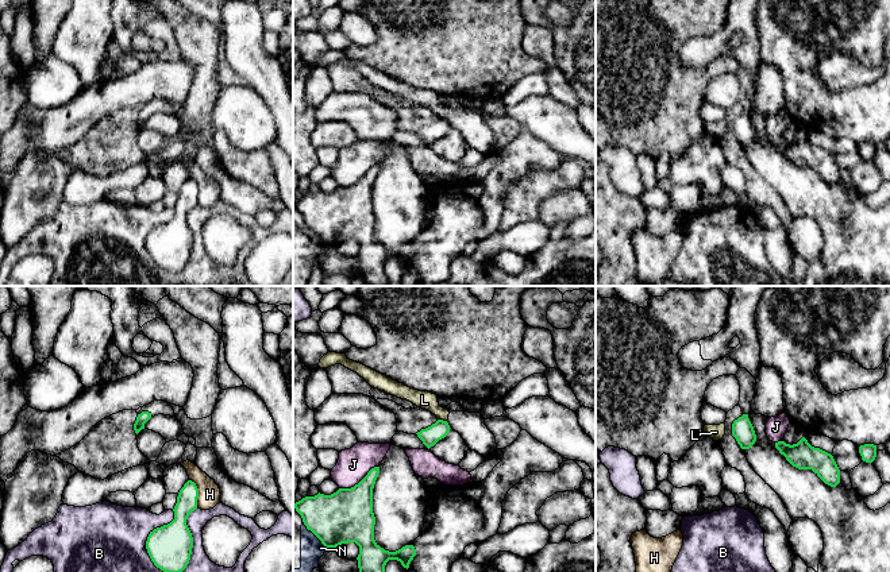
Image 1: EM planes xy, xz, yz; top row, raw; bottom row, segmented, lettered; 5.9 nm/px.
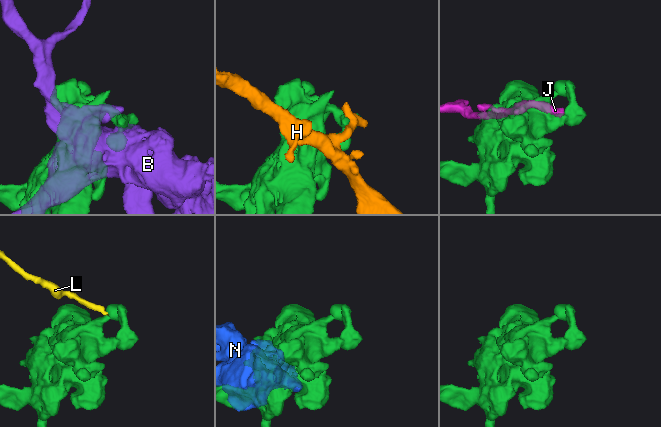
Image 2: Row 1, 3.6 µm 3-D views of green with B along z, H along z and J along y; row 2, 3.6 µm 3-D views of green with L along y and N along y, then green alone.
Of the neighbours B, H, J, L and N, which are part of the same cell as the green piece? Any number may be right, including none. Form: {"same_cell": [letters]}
{"same_cell": []}

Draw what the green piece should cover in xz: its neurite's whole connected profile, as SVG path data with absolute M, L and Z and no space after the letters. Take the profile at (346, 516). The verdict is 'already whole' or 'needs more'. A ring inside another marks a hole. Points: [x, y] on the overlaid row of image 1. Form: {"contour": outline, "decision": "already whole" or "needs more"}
{"contour": "M374 467L351 488L339 488L331 495L319 492L293 505L307 529L325 548L348 542L359 546L357 557L359 572L385 572L389 560L397 560L408 569L416 556L413 545L389 552L374 540L373 488L378 474L379 467Z", "decision": "already whole"}

